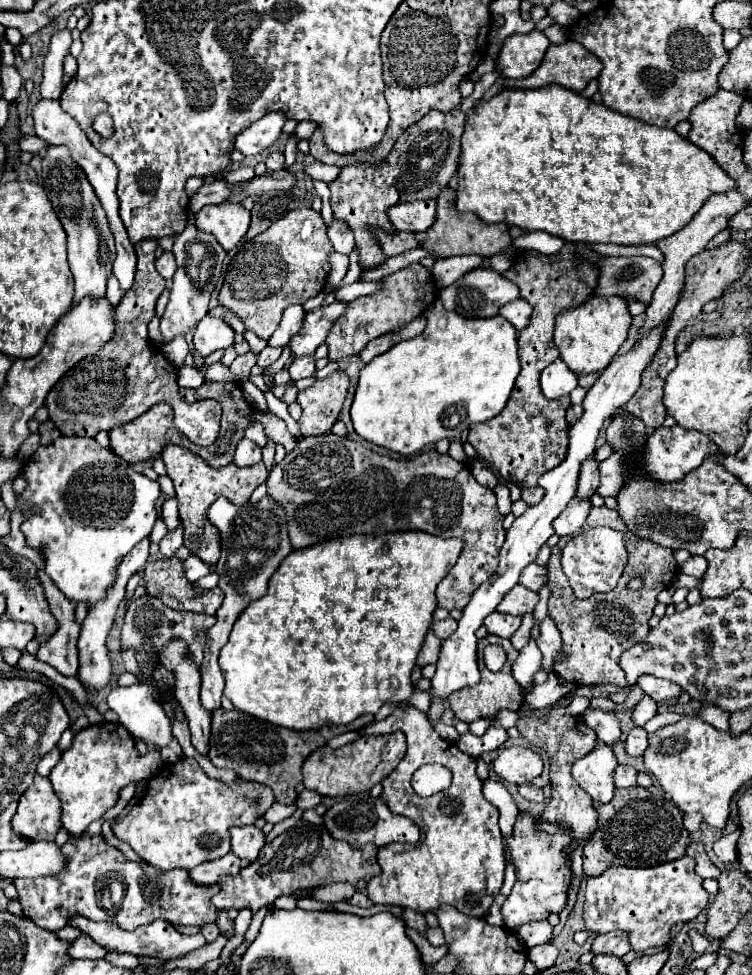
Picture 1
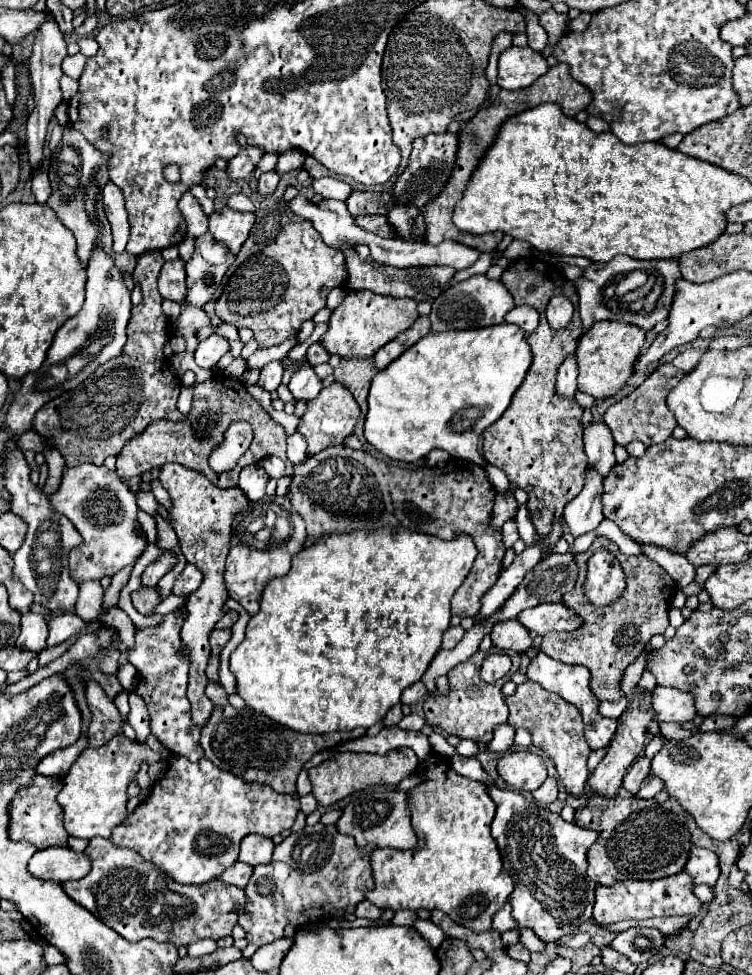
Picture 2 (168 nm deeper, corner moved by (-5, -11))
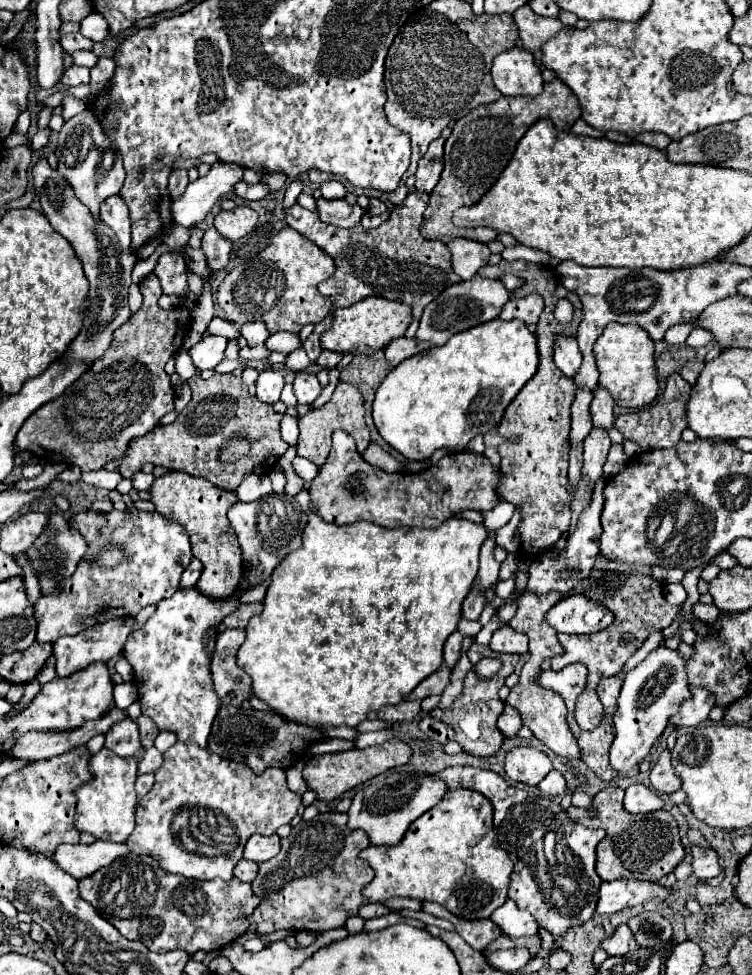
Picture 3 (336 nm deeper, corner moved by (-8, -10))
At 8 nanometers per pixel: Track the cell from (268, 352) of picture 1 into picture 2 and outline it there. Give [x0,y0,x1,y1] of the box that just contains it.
[257,361,283,393]

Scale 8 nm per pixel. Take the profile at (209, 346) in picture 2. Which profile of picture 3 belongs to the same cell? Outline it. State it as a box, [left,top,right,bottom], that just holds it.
[190,336,228,370]

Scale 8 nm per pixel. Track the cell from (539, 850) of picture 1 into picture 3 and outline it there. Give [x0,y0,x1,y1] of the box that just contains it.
[432,766,606,938]

